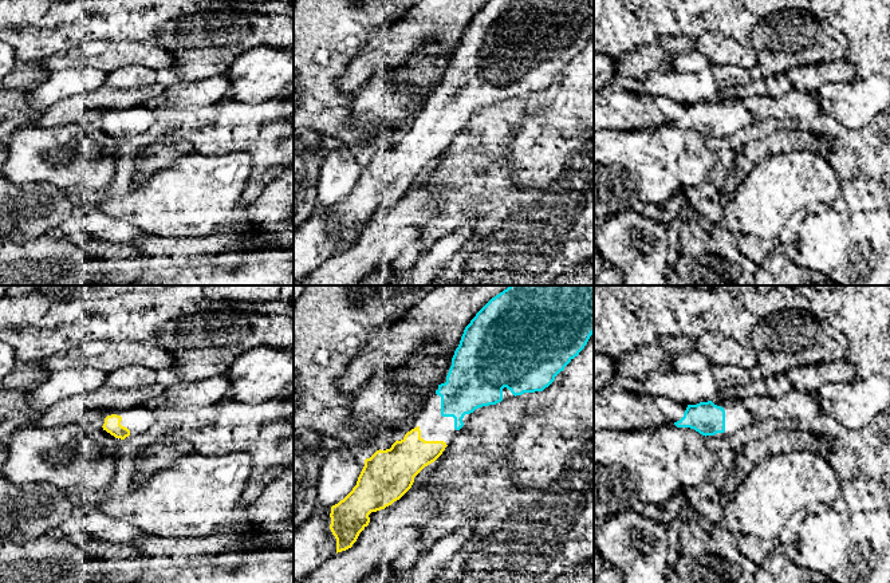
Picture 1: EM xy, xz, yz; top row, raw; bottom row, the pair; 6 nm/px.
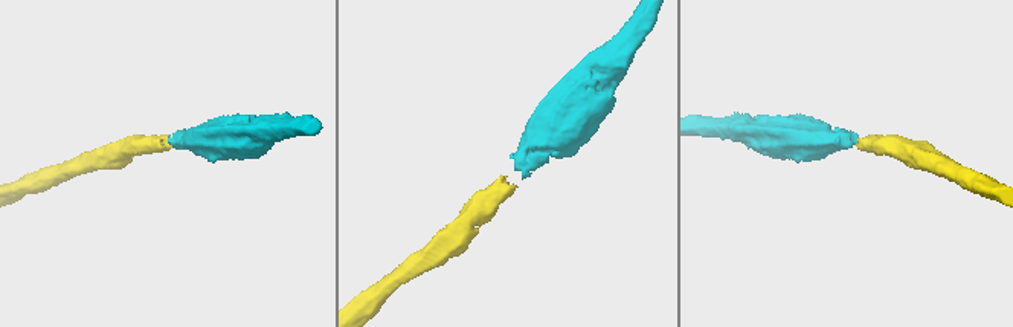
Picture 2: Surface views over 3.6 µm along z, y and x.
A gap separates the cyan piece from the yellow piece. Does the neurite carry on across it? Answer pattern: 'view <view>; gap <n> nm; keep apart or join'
view xz; gap 100 nm; join

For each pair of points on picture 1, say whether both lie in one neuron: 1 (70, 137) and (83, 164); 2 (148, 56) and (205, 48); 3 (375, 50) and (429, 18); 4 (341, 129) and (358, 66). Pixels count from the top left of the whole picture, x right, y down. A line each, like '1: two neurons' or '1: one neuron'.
1: one neuron
2: two neurons
3: one neuron
4: two neurons

